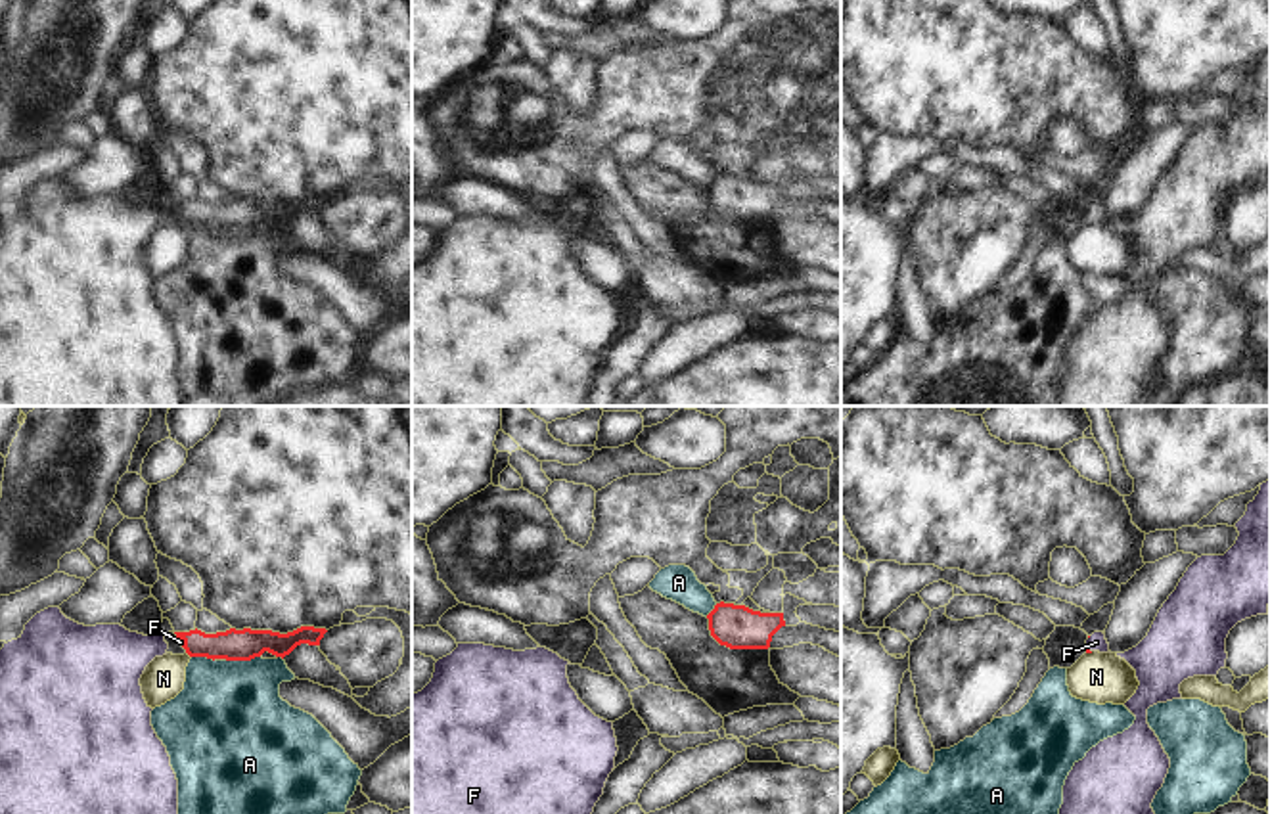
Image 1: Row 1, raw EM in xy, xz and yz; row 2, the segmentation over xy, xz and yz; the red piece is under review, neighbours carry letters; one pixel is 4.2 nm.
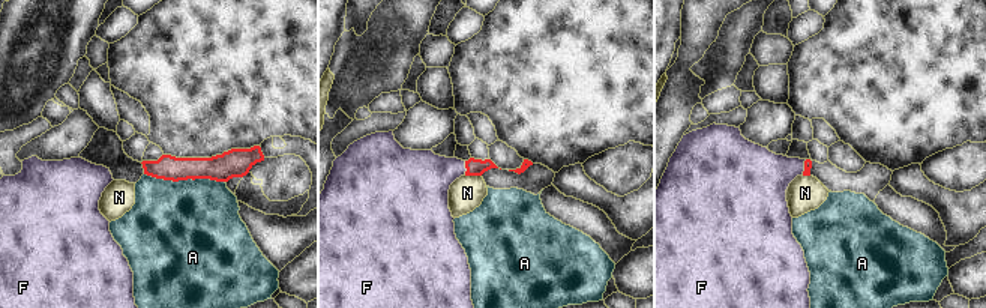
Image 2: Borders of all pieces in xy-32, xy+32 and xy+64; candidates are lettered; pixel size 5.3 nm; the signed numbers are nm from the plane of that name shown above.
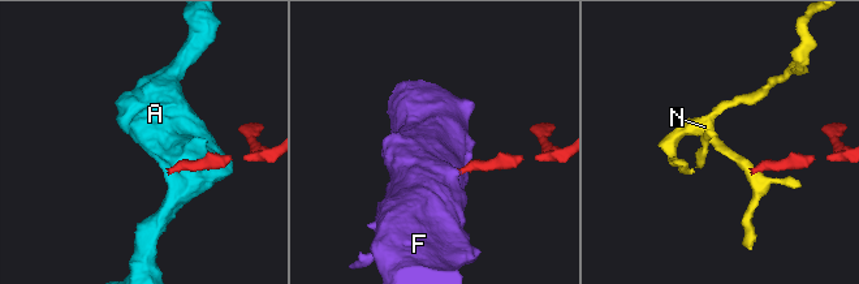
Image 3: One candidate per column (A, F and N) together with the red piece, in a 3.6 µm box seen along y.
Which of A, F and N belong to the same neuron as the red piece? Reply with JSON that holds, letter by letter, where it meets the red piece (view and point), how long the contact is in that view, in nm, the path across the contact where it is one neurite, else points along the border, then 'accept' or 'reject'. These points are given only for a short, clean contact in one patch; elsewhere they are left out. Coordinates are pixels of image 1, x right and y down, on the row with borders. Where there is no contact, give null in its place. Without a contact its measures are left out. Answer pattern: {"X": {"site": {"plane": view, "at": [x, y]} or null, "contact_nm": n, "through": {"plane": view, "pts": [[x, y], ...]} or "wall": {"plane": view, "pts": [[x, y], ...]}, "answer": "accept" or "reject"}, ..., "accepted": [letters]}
{"A": {"site": {"plane": "xy", "at": [242, 659]}, "contact_nm": 150, "wall": {"plane": "xy", "pts": [[259, 655], [226, 661]]}, "answer": "reject"}, "F": {"site": {"plane": "xy", "at": [182, 638]}, "contact_nm": 40, "through": {"plane": "xy", "pts": [[232, 644], [198, 644], [182, 638], [181, 642]]}, "answer": "accept"}, "N": {"site": {"plane": "xy", "at": [188, 654]}, "contact_nm": 40, "answer": "reject"}, "accepted": ["F"]}

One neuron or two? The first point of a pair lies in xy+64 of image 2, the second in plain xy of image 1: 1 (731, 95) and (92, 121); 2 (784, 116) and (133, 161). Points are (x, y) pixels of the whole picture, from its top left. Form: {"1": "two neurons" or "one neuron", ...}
{"1": "two neurons", "2": "one neuron"}

